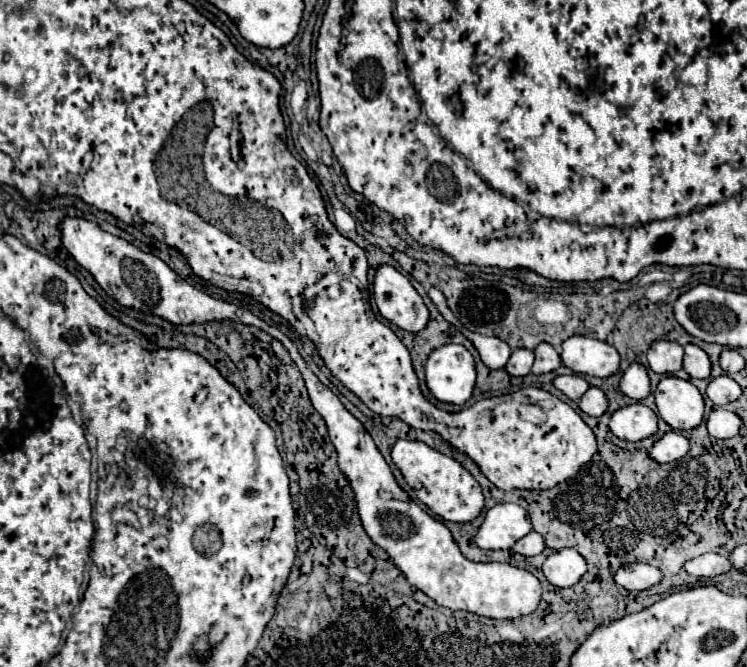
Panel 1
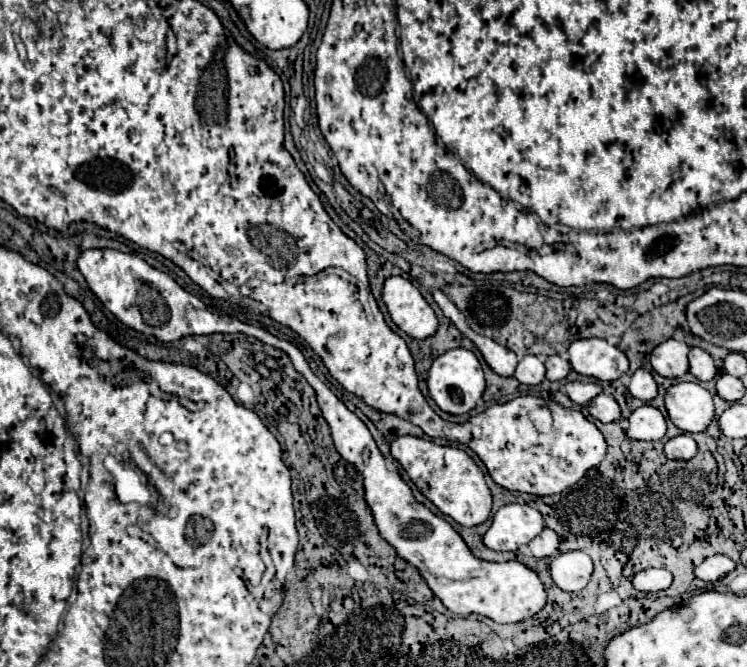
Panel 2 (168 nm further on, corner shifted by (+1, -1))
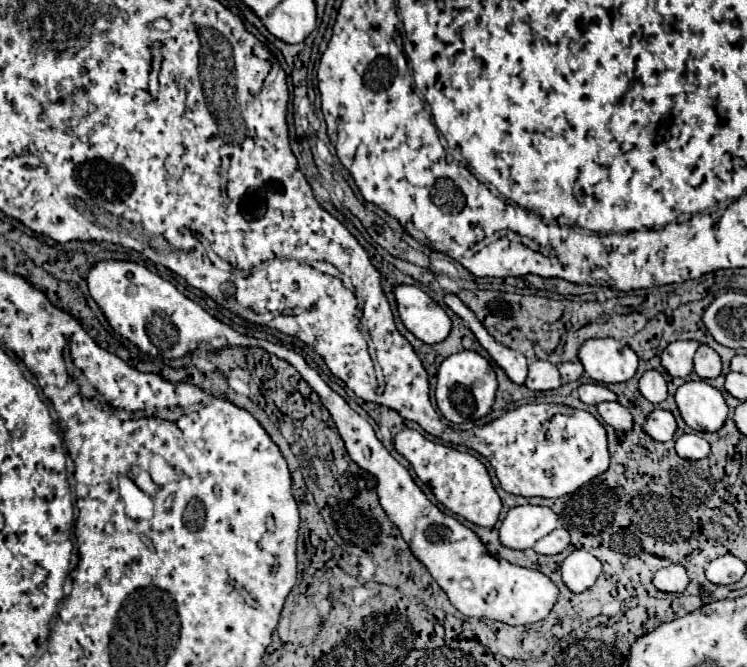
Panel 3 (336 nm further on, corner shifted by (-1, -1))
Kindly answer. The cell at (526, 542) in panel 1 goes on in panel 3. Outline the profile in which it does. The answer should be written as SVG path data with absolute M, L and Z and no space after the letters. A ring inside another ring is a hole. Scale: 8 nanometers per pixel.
M560 526L556 528L554 532L550 532L548 536L540 538L536 544L534 544L534 550L538 554L560 554L562 550L566 550L566 546L570 544L570 534Z

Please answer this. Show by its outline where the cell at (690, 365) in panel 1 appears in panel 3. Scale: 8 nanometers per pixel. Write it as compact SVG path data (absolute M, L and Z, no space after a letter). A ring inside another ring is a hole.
M702 344L694 356L694 372L706 380L706 378L720 376L720 370L722 370L720 356L710 346Z

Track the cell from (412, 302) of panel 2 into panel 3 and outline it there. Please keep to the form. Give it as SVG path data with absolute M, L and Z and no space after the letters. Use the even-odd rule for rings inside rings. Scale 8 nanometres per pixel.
M398 286L394 290L396 304L404 326L422 342L438 344L452 330L450 316L418 286Z

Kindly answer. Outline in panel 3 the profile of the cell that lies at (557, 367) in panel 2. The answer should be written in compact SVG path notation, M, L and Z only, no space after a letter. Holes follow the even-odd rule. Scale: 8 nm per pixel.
M564 362L558 368L560 368L560 376L564 382L574 382L584 374L584 368L580 362Z

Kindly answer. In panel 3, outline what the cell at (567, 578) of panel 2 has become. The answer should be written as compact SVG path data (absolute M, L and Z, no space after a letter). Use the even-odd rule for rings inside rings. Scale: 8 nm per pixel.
M576 550L562 562L562 580L572 592L588 590L602 572L602 562L590 552Z

